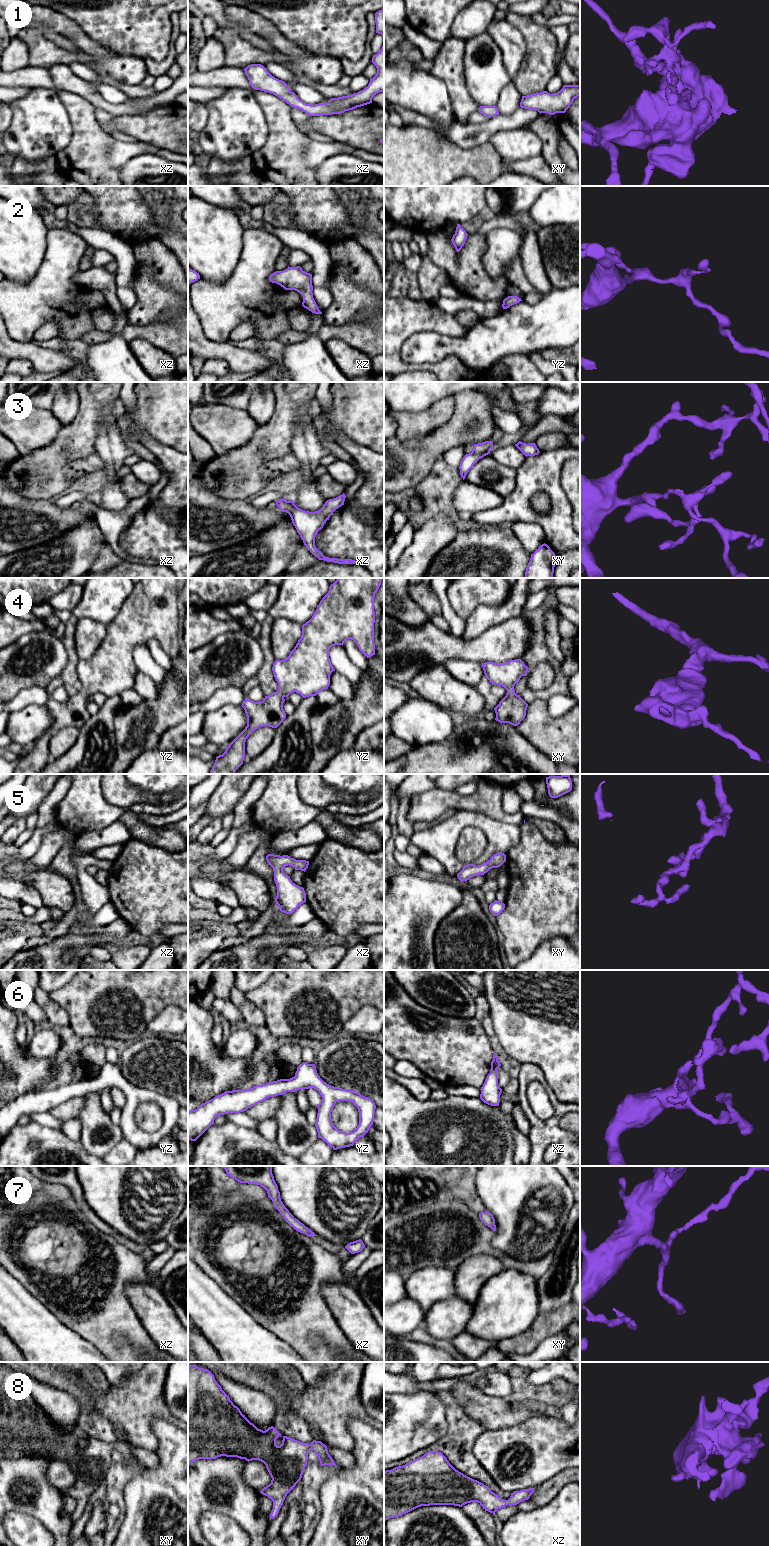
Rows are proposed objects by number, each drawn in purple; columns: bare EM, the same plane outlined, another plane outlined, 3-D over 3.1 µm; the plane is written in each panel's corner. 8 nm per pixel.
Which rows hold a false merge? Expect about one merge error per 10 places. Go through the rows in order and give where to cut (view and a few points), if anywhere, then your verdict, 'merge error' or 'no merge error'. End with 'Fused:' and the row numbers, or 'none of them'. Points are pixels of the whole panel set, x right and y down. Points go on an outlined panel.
1: no cut | no merge error
2: no cut | no merge error
3: no cut | no merge error
4: no cut | no merge error
5: no cut | no merge error
6: no cut | no merge error
7: no cut | no merge error
8: no cut | no merge error
Fused: none of them

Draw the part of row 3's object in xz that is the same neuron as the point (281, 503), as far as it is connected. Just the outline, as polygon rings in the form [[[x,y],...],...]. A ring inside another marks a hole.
[[[343,493],[336,498],[329,499],[320,510],[315,512],[309,512],[298,508],[293,500],[287,501],[282,498],[275,502],[282,512],[287,512],[290,515],[292,523],[303,540],[304,545],[319,560],[338,564],[358,564],[352,559],[325,557],[315,546],[315,537],[318,531],[323,528],[333,512],[344,505],[345,498],[346,496]]]

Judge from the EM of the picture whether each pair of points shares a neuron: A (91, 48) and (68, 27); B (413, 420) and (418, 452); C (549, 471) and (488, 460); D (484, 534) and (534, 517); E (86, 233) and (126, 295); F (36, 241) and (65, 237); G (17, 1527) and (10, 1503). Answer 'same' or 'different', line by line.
A: same
B: different
C: different
D: different
E: same
F: different
G: different

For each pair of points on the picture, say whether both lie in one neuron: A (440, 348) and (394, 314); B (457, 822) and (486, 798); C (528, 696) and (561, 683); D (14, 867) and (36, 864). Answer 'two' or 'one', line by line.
A: two
B: two
C: one
D: one

